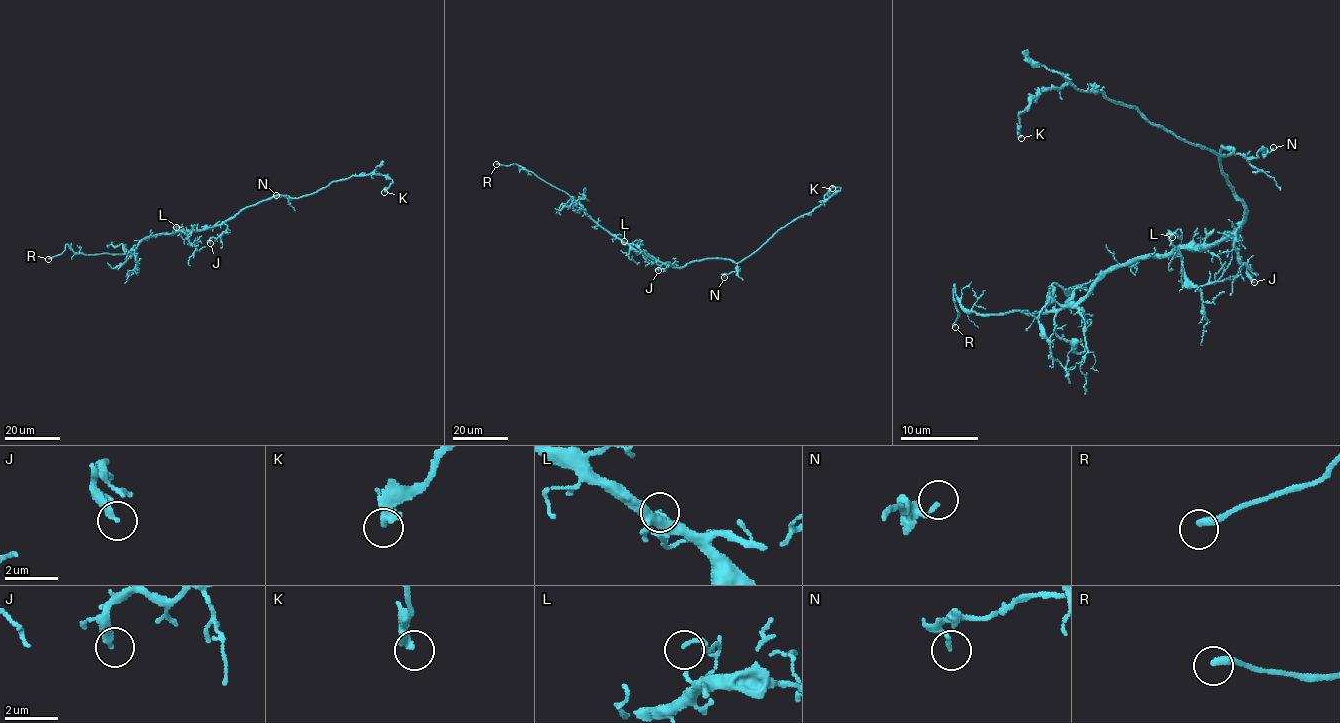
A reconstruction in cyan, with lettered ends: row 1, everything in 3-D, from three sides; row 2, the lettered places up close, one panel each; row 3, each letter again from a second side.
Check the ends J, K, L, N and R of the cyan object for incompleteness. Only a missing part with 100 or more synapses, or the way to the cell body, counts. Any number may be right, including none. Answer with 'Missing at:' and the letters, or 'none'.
Missing at: R

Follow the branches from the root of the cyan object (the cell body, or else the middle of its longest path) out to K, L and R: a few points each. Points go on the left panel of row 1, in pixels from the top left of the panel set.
K: (224, 223), (246, 208), (275, 196), (298, 198), (353, 175), (373, 172), (388, 176), (392, 183), (384, 192)
L: (224, 223), (199, 231), (177, 231), (176, 227)
R: (224, 223), (199, 231), (153, 235), (124, 253), (76, 253), (66, 244), (60, 254), (48, 259)

